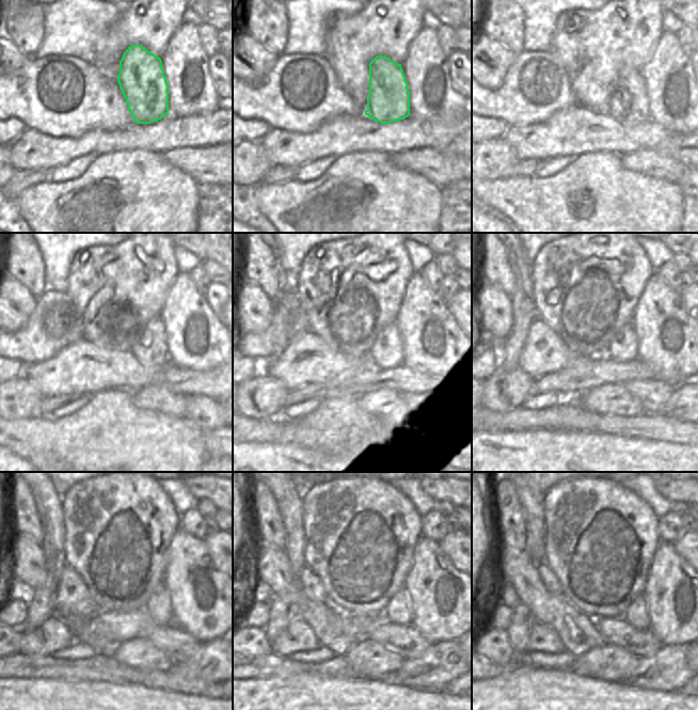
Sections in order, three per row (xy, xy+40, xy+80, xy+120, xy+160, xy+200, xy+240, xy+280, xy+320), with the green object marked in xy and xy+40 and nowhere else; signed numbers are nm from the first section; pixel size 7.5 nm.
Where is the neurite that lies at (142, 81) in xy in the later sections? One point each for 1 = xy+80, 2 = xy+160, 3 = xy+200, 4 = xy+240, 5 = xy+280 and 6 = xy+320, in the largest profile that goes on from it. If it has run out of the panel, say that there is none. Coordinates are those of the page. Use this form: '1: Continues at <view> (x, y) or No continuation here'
1: Continues at xy+80 (629, 104)
2: Continues at xy+160 (386, 350)
3: Continues at xy+200 (624, 347)
4: Continues at xy+240 (158, 606)
5: Continues at xy+280 (398, 610)
6: Continues at xy+320 (637, 614).

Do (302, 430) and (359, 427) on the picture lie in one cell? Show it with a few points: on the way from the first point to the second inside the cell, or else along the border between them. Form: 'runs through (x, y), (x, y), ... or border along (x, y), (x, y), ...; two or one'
runs through (316, 430), (345, 429); one

